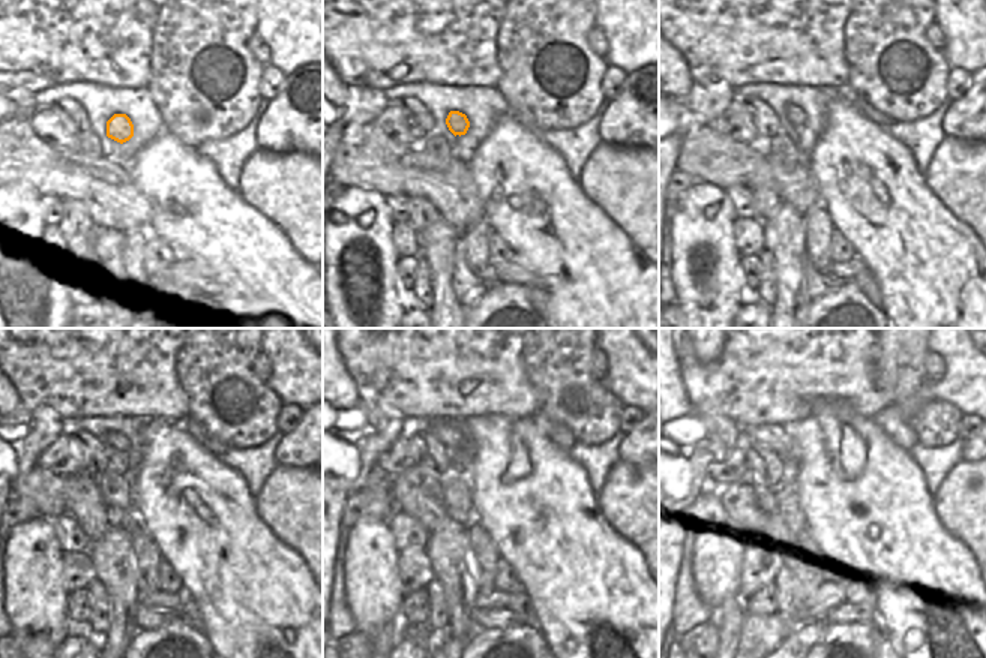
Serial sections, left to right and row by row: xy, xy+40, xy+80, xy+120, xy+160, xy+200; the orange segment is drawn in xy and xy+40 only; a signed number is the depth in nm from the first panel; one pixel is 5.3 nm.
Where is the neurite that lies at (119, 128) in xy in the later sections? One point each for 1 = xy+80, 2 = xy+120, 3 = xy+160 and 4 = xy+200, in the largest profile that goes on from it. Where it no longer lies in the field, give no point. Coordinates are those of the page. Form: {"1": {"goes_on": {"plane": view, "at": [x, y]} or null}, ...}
{"1": {"goes_on": {"plane": "xy+80", "at": [796, 116]}}, "2": {"goes_on": {"plane": "xy+120", "at": [114, 439]}}, "3": {"goes_on": {"plane": "xy+160", "at": [449, 432]}}, "4": {"goes_on": {"plane": "xy+200", "at": [784, 438]}}}

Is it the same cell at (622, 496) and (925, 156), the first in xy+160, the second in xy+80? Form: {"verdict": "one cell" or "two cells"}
{"verdict": "two cells"}

